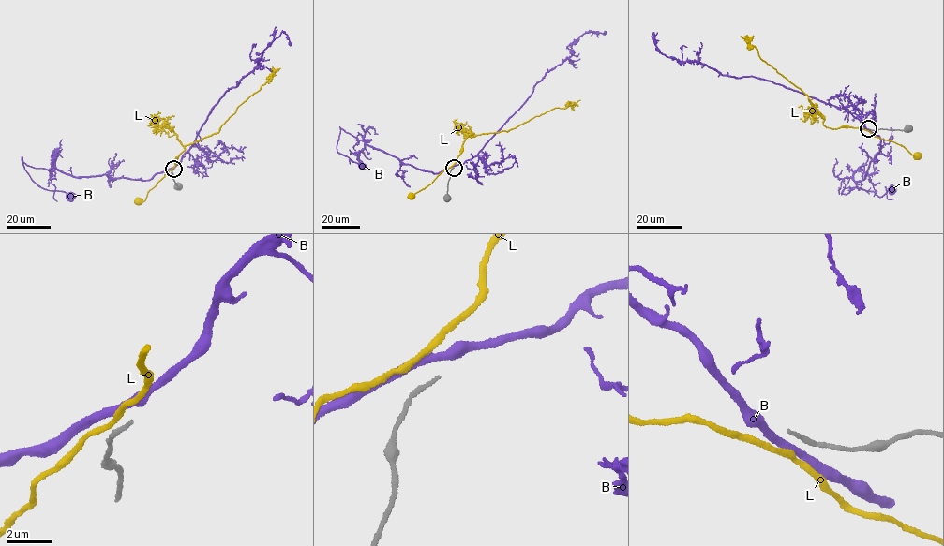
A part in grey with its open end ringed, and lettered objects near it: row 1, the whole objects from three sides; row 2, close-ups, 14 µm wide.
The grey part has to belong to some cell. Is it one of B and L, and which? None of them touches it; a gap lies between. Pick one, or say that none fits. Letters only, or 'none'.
none

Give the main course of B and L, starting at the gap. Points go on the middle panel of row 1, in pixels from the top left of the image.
B: (454, 166), (438, 173), (423, 170), (369, 146), (339, 127), (337, 151), (362, 166)
L: (453, 166), (412, 195)

